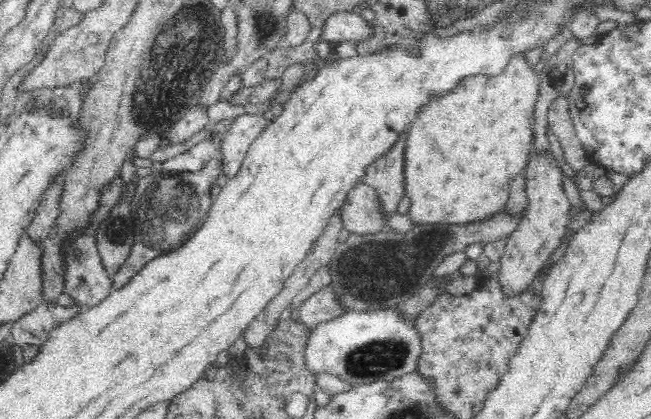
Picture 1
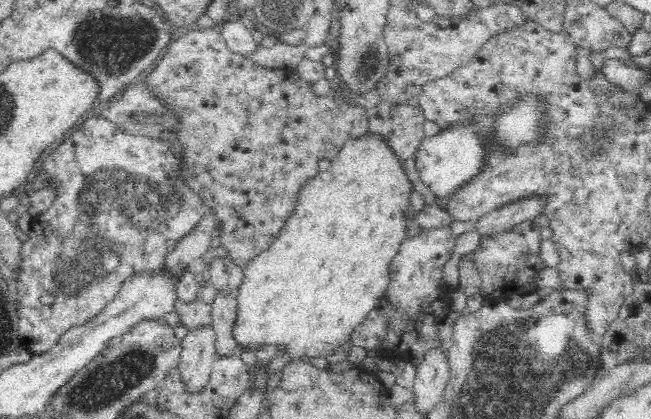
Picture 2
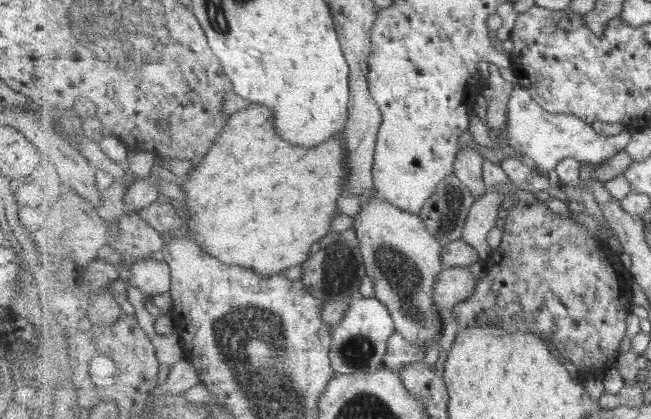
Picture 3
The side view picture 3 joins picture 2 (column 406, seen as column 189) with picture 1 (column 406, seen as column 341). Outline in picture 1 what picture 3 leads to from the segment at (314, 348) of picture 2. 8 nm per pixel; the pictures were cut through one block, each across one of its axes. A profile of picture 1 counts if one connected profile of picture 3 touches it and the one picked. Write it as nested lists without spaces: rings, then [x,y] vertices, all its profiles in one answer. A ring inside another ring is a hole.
[[[524,54],[522,56],[514,56],[504,72],[496,76],[468,76],[463,78],[458,83],[458,86],[452,92],[448,92],[446,96],[430,100],[430,104],[420,112],[416,124],[412,124],[410,130],[407,130],[405,134],[405,138],[406,136],[408,138],[404,142],[404,193],[406,192],[406,196],[410,198],[411,204],[408,214],[410,214],[410,221],[412,221],[413,225],[469,225],[473,222],[488,220],[504,209],[509,196],[509,184],[516,179],[516,176],[524,173],[529,157],[532,154],[532,136],[535,122],[533,114],[536,100],[538,99],[538,84],[538,74],[535,68],[527,63],[526,54]]]

